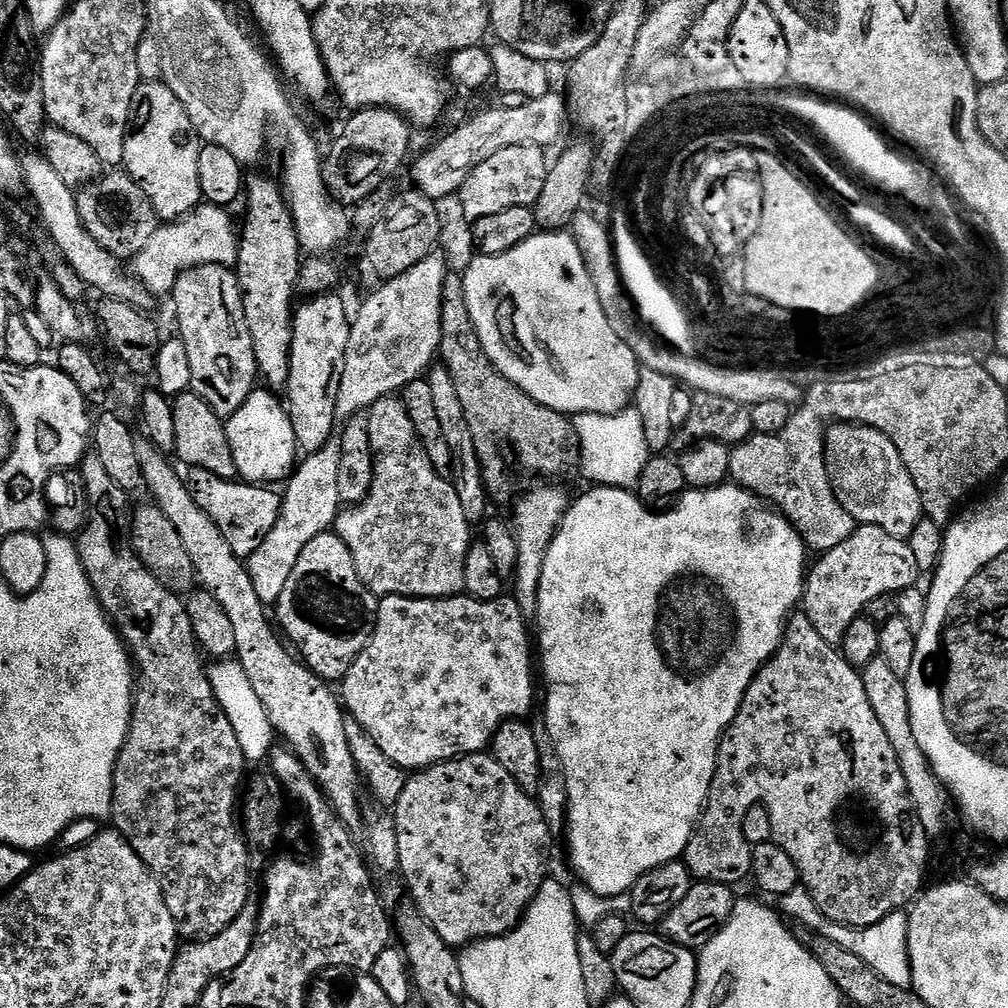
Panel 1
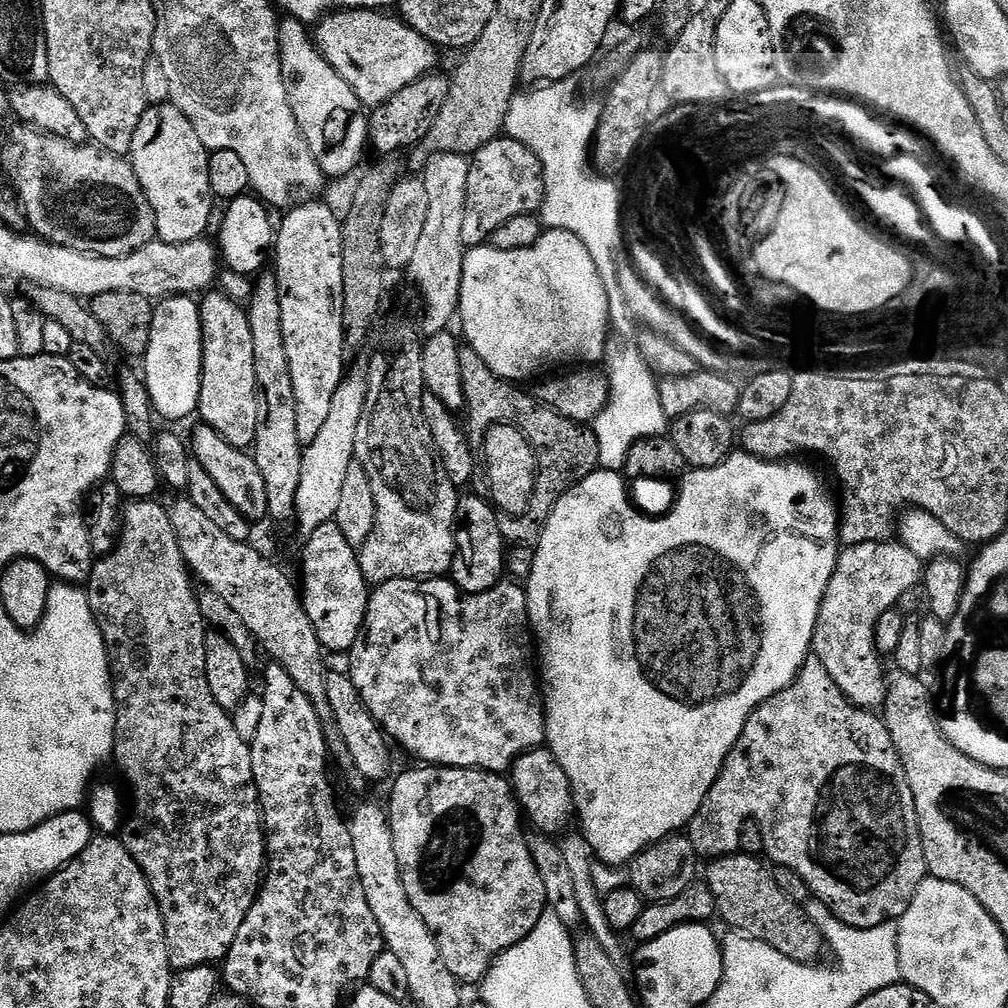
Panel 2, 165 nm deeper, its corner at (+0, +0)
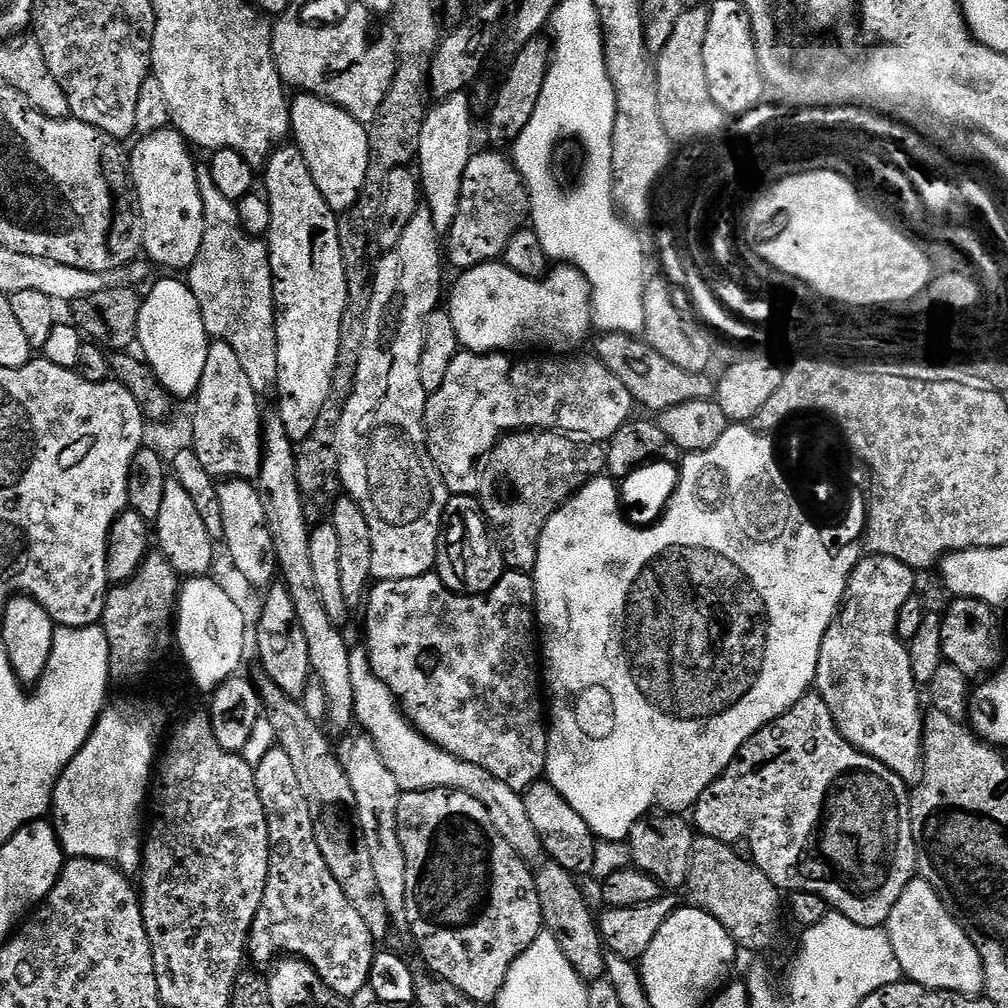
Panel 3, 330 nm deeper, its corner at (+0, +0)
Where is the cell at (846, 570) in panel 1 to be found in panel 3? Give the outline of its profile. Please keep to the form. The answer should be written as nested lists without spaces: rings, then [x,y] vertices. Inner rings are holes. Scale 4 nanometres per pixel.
[[[865,555],[856,565],[848,579],[848,585],[844,591],[844,600],[840,604],[840,610],[832,620],[832,624],[826,630],[826,638],[822,638],[822,650],[818,650],[818,670],[816,671],[815,691],[826,702],[830,714],[834,718],[836,728],[842,738],[850,742],[859,752],[866,753],[870,758],[882,762],[888,767],[889,772],[898,774],[905,778],[919,777],[924,766],[924,717],[925,713],[920,712],[920,700],[922,704],[922,692],[914,678],[914,670],[910,670],[910,654],[905,641],[898,638],[896,627],[898,626],[898,610],[902,610],[902,605],[917,591],[917,573],[910,566],[898,562],[896,558],[889,556]]]

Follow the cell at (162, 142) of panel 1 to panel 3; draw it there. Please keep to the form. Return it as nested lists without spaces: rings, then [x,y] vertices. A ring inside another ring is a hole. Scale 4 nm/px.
[[[171,126],[141,135],[139,139],[136,149],[130,152],[130,184],[134,189],[135,203],[136,200],[140,203],[138,215],[144,229],[143,255],[145,257],[148,255],[147,259],[160,268],[187,270],[191,268],[194,258],[198,258],[198,250],[202,250],[202,234],[204,233],[204,203],[196,181],[198,169],[192,161],[191,154],[188,153],[190,145]]]

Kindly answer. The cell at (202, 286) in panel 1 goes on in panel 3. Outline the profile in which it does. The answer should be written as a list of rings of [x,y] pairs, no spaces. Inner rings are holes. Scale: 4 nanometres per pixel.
[[[212,340],[206,354],[206,370],[202,370],[202,382],[198,386],[194,403],[196,413],[191,413],[193,442],[191,449],[198,462],[214,478],[255,481],[260,474],[264,453],[262,435],[261,397],[250,386],[238,354],[221,340]]]

